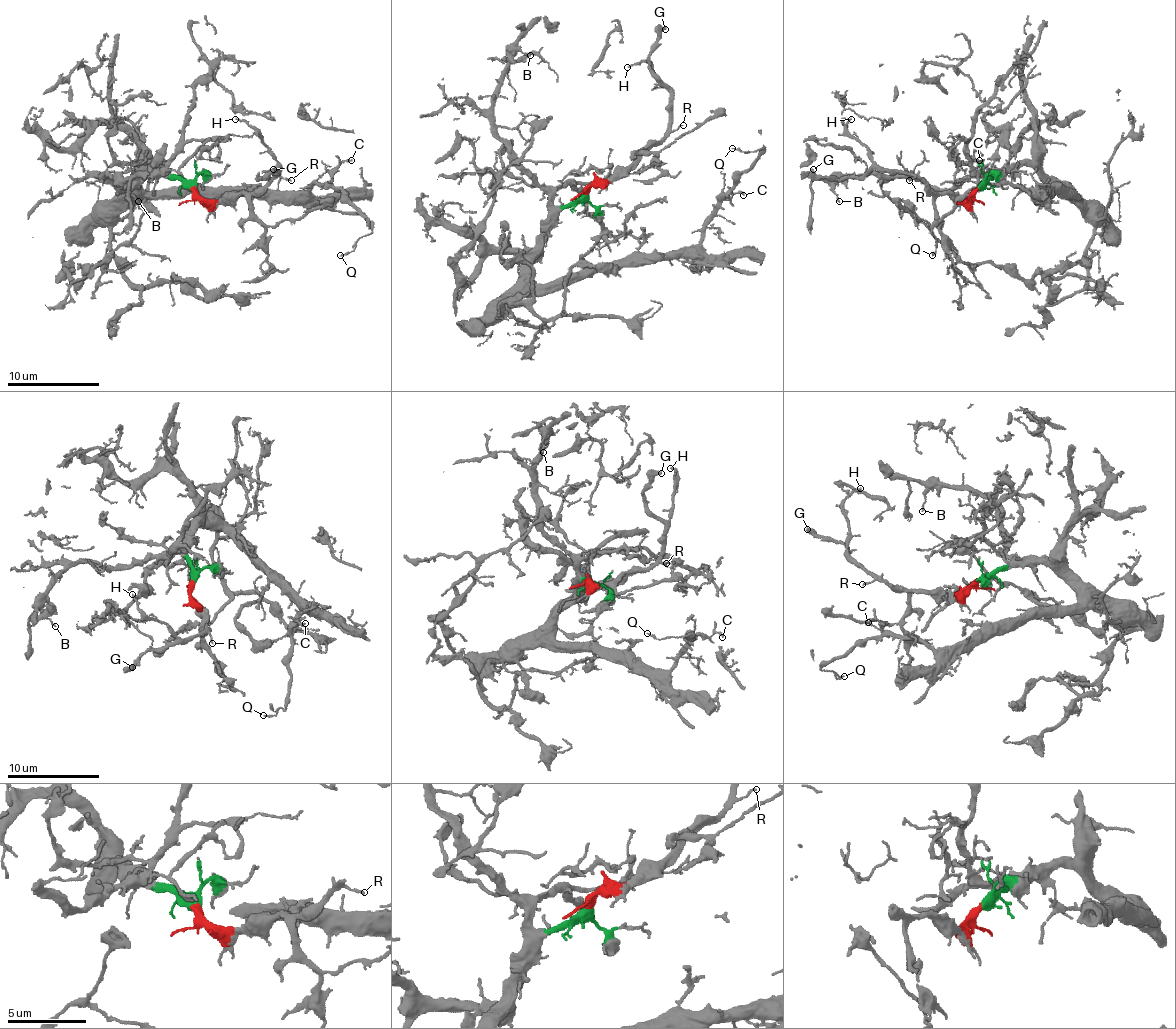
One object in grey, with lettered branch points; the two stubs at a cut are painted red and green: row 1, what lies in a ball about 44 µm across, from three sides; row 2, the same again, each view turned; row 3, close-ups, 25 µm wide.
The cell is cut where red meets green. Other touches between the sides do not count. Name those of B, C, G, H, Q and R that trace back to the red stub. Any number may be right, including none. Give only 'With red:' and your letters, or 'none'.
With red: G, H, R

